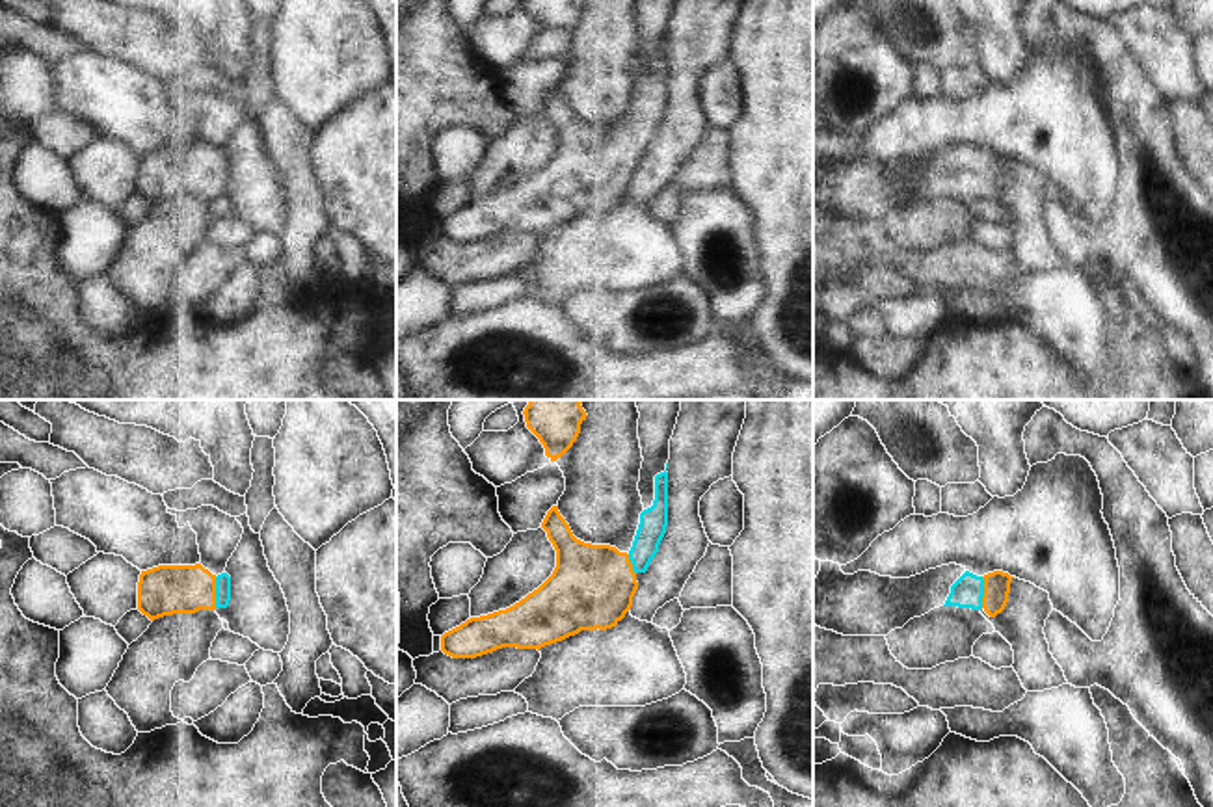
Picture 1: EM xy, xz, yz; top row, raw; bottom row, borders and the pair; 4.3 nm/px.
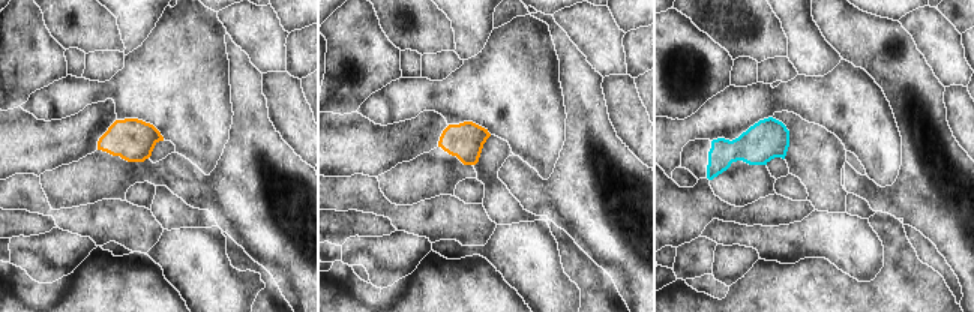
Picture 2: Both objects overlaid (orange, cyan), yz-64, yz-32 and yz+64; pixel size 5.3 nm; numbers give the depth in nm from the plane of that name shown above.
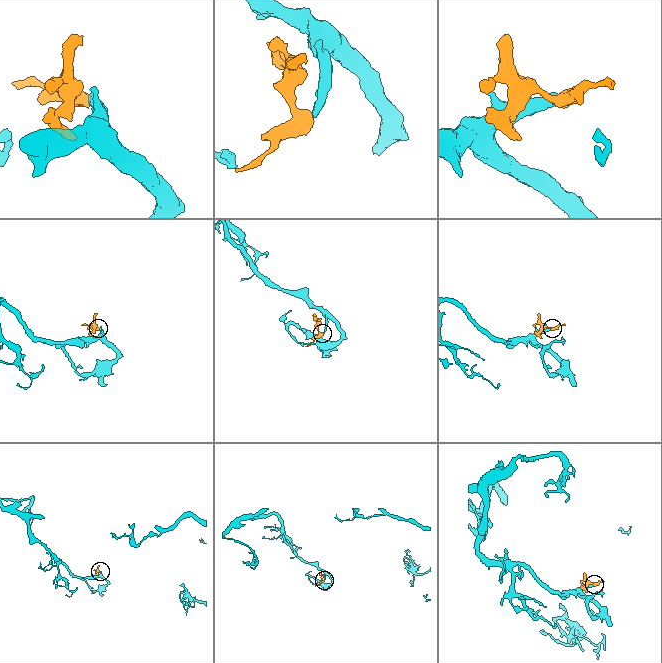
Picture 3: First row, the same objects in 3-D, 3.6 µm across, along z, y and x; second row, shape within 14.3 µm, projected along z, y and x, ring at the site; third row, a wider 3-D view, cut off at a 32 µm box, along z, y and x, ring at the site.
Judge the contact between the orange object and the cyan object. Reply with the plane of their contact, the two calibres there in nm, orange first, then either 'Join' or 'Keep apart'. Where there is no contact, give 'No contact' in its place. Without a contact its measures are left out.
Touches orange in xy. Thickness 220 nm (orange) against 60 nm. Join.

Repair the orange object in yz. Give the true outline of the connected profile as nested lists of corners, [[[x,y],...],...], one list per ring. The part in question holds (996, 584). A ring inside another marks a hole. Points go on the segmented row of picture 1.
[[[966,571],[953,586],[943,606],[984,610],[990,617],[1001,614],[1008,602],[1010,582],[1014,576],[993,571],[977,576]]]

